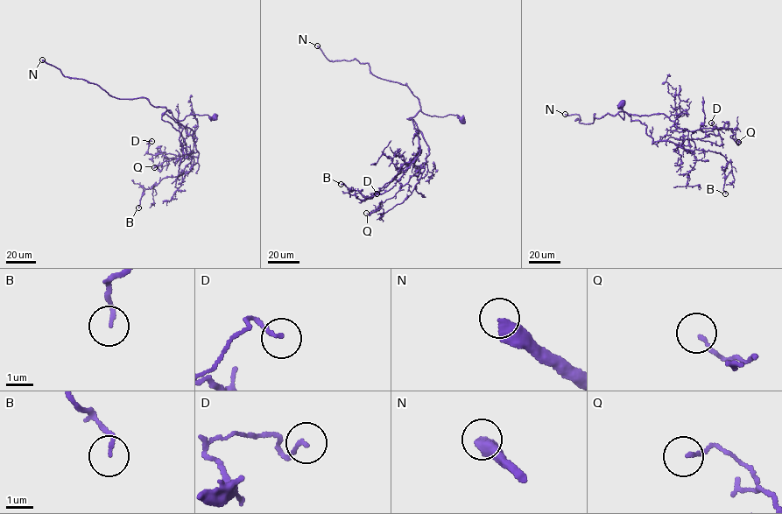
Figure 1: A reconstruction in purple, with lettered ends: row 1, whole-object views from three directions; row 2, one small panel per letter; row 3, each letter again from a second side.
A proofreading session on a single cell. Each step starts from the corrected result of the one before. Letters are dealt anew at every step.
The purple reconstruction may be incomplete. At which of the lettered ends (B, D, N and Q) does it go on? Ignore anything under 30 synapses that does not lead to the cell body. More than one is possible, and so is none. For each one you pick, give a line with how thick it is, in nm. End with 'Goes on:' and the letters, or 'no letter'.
N: 440 nm thick
Goes on: N

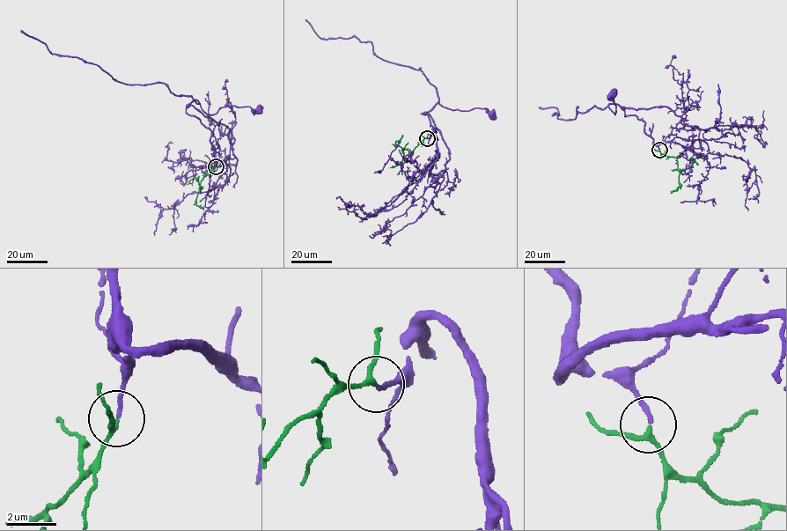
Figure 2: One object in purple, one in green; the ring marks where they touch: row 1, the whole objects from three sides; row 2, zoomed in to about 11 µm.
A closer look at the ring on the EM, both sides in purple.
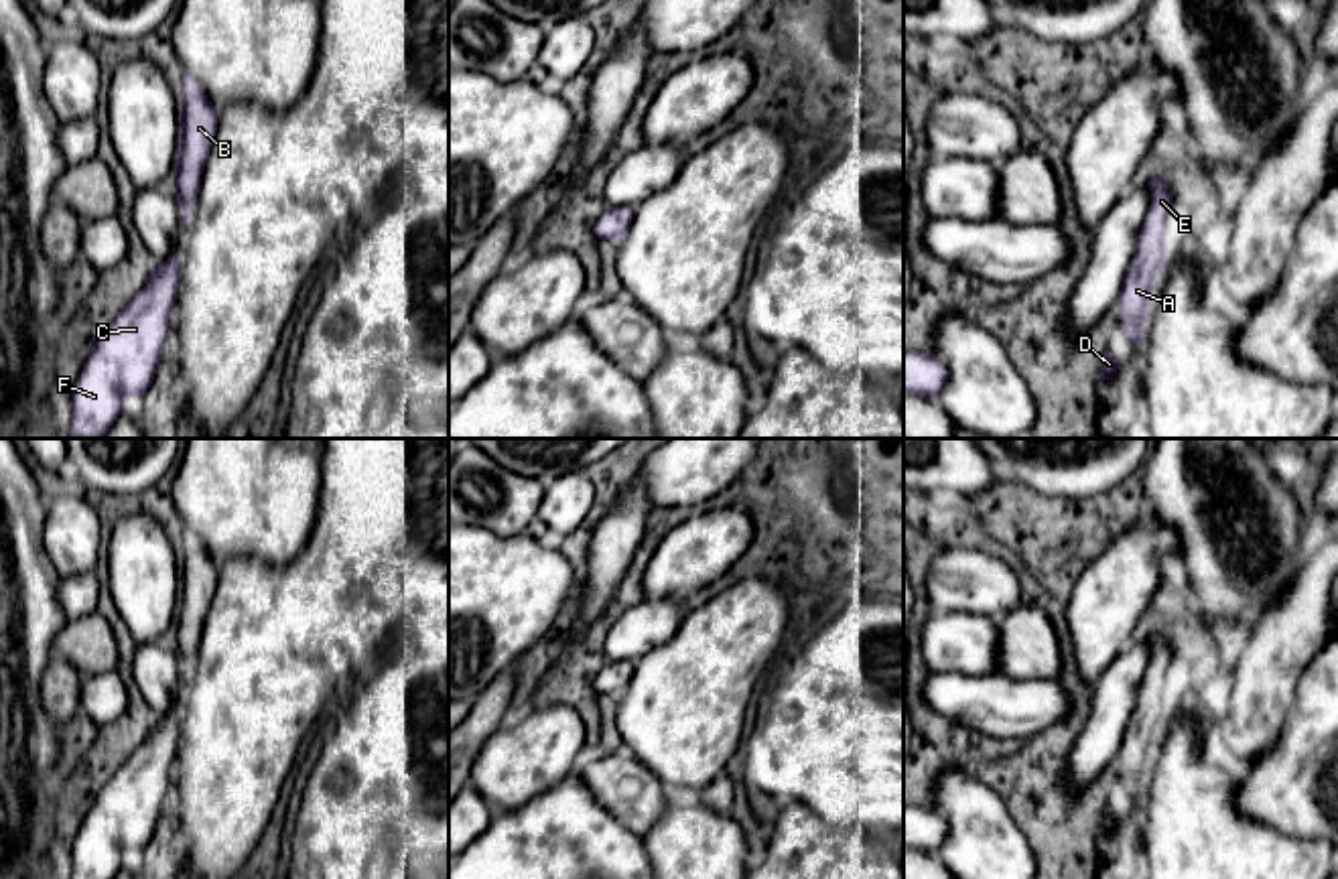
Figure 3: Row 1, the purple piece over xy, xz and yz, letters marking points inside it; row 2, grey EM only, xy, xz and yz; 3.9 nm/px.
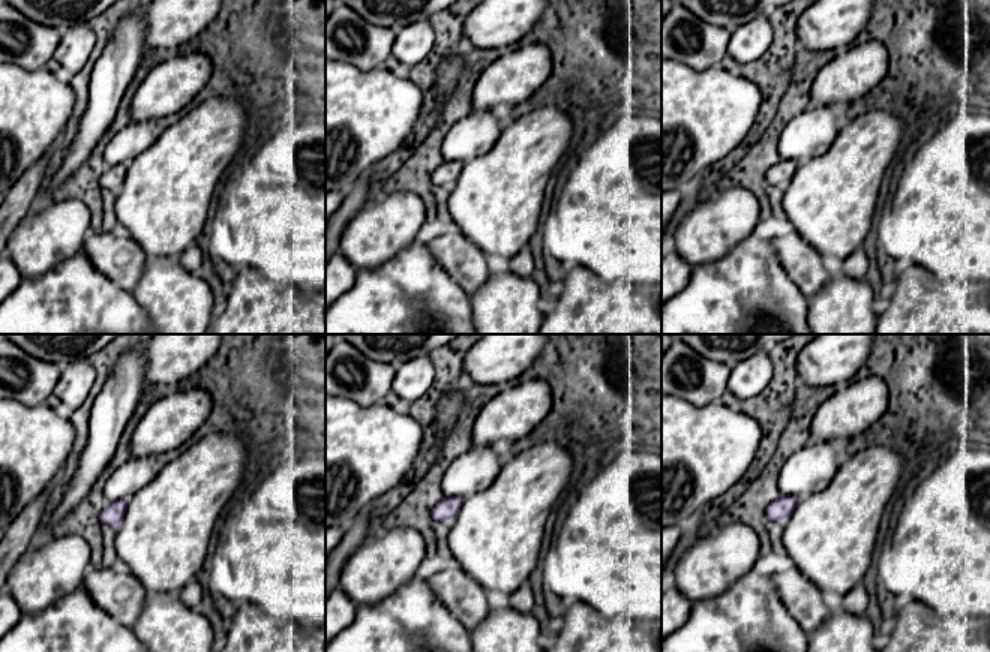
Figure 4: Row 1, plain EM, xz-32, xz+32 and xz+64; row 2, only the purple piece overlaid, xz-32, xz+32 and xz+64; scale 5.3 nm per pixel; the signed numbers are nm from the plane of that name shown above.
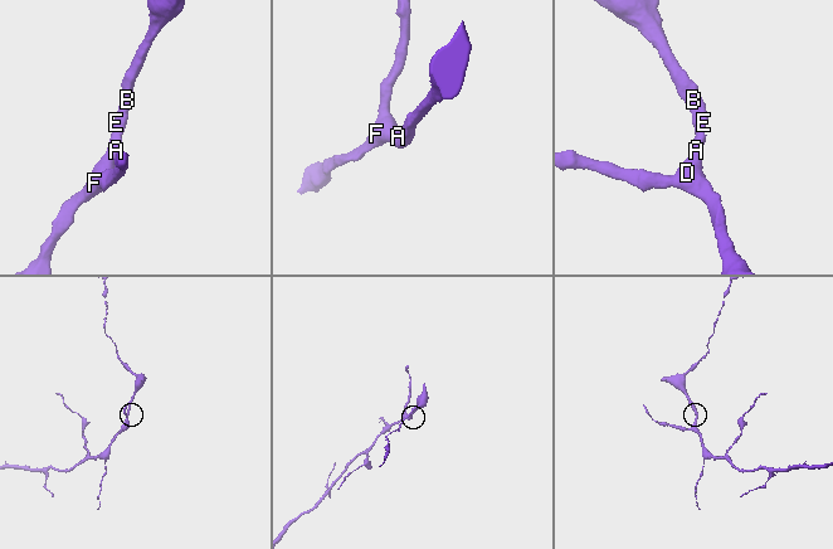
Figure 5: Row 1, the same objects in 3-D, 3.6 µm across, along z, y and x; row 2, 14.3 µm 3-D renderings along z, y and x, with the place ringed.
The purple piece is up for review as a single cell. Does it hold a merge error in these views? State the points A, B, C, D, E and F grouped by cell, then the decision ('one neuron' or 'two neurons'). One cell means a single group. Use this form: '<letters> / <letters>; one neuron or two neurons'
A B C D E F; one neuron

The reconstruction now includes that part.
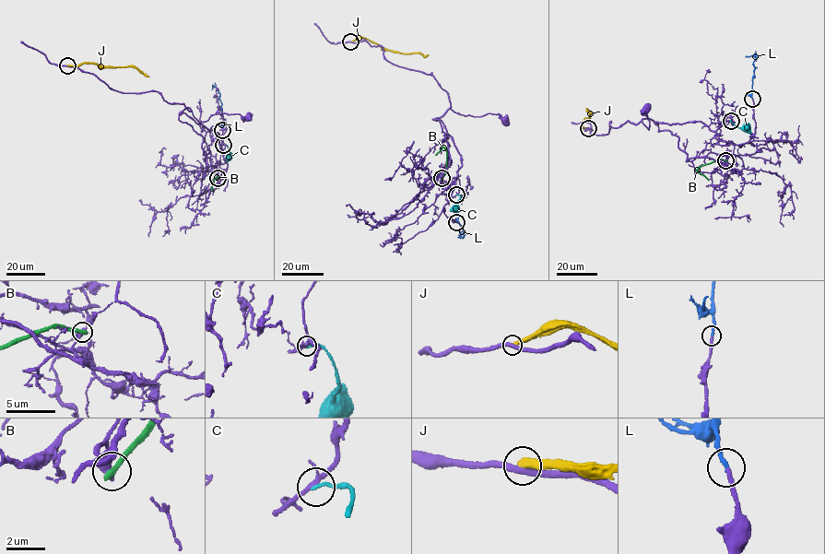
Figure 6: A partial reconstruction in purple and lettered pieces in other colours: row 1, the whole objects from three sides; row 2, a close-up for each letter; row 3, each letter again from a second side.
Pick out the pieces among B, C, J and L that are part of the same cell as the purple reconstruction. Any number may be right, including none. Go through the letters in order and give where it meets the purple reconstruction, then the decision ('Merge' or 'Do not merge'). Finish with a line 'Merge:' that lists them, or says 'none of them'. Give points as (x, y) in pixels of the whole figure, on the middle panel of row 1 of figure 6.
B: Touches purple at (441, 178). Do not merge
C: Touches purple at (456, 194). Do not merge
J: Touches purple at (350, 41). Do not merge
L: Touches purple at (456, 222). Merge
Merge: L

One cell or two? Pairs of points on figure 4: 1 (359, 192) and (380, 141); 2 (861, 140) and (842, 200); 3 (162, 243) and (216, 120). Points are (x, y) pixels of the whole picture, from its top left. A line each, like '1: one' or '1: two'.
1: two
2: one
3: one

